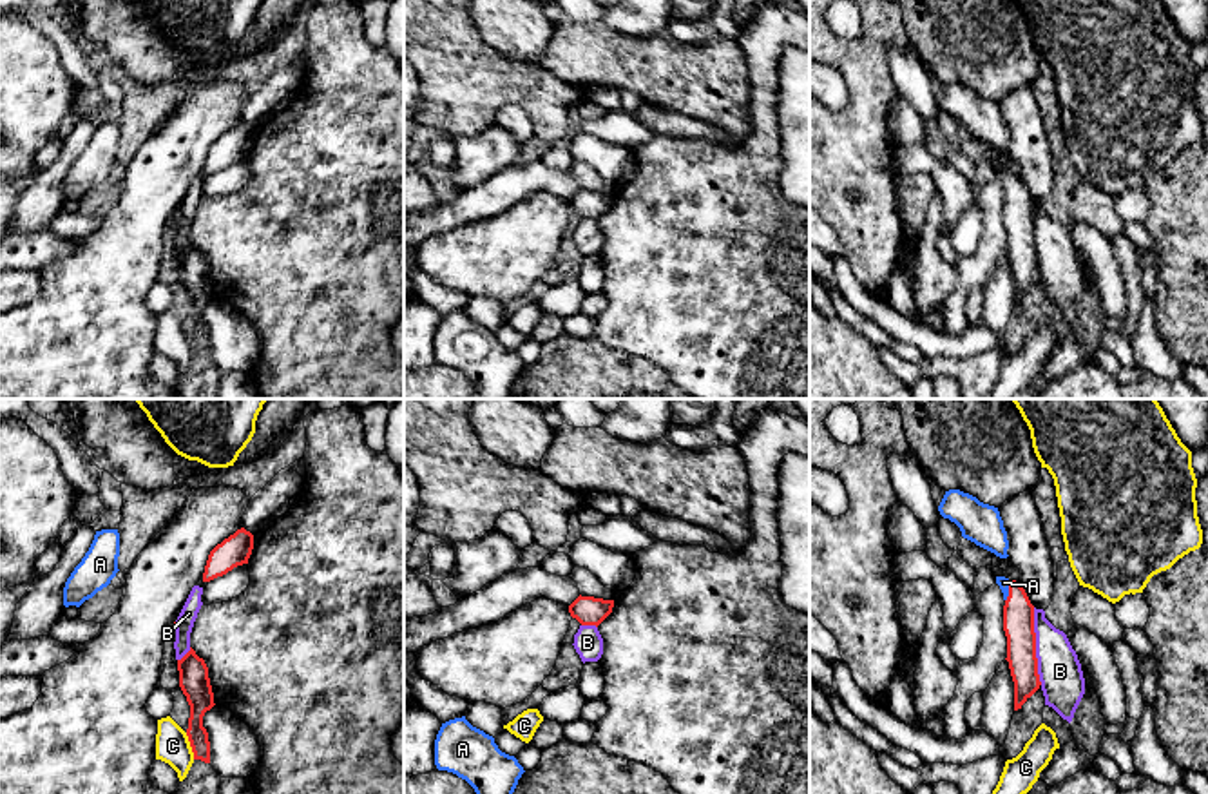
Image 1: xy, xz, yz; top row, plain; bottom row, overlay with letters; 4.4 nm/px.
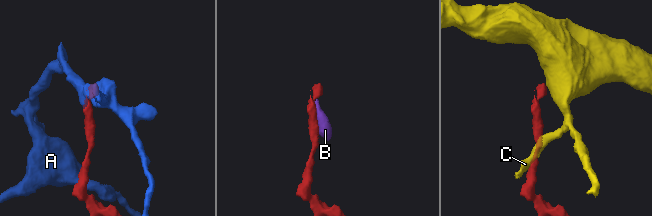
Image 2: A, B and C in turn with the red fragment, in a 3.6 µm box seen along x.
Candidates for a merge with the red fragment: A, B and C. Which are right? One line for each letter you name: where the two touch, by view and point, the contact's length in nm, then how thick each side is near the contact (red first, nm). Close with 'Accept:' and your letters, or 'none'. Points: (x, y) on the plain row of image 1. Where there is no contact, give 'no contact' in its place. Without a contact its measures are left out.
A: contact yz (1009, 185); length 100 nm; calibres 140 and 50 nm
Accept: A

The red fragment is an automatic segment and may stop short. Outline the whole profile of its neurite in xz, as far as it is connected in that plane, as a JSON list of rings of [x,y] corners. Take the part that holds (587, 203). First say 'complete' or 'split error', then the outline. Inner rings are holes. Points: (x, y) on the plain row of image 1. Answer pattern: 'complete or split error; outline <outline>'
complete; outline [[[578,190],[570,199],[569,207],[581,219],[599,219],[614,201],[614,194],[603,194],[594,190]]]

